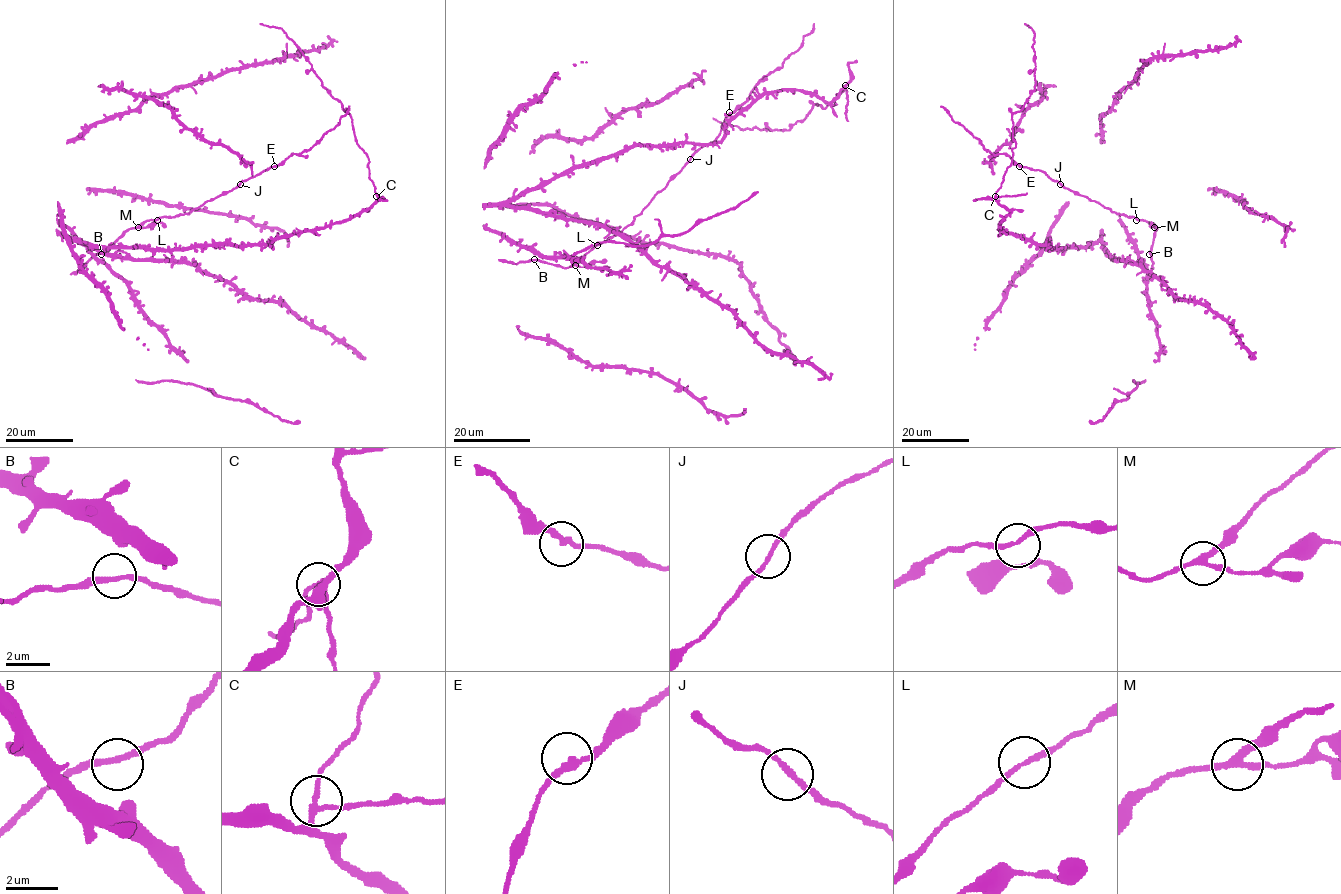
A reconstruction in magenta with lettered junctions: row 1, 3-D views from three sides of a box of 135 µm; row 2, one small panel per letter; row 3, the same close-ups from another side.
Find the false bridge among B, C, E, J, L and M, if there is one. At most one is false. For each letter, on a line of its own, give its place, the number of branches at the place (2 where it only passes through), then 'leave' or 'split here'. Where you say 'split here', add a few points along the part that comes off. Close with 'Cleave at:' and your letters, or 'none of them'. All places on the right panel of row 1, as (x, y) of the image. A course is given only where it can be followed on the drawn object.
B: place (1149, 254); branches 2; leave
C: place (995, 196); branches 3; split here; course (996, 196), (1012, 162), (1012, 149), (1016, 146), (1012, 116), (1023, 108), (1035, 85), (1035, 32), (1024, 24)
E: place (1019, 166); branches 2; leave
J: place (1060, 184); branches 2; leave
L: place (1136, 220); branches 2; leave
M: place (1154, 227); branches 3; leave
Cleave at: C

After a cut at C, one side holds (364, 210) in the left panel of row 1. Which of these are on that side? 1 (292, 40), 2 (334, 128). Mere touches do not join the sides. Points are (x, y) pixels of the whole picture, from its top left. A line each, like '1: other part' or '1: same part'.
1: other part
2: same part

